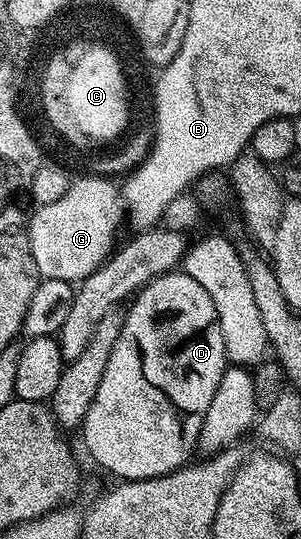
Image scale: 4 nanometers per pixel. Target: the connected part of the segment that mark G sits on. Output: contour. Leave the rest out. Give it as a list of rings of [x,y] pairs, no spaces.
[[[106,177],[87,178],[75,178],[60,201],[38,207],[35,215],[33,212],[29,216],[30,252],[41,278],[77,284],[106,262],[119,242],[118,230],[122,223],[124,227],[124,204],[119,188],[113,187]]]

